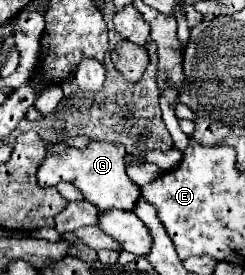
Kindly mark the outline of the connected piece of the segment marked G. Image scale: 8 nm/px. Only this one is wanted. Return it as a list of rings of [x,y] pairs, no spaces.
[[[90,142],[86,150],[76,150],[74,146],[54,144],[48,152],[44,164],[38,172],[40,186],[56,186],[58,182],[72,182],[78,190],[82,190],[84,198],[92,204],[96,202],[102,210],[134,210],[140,198],[140,186],[130,180],[126,174],[126,150],[120,144],[108,142]]]

